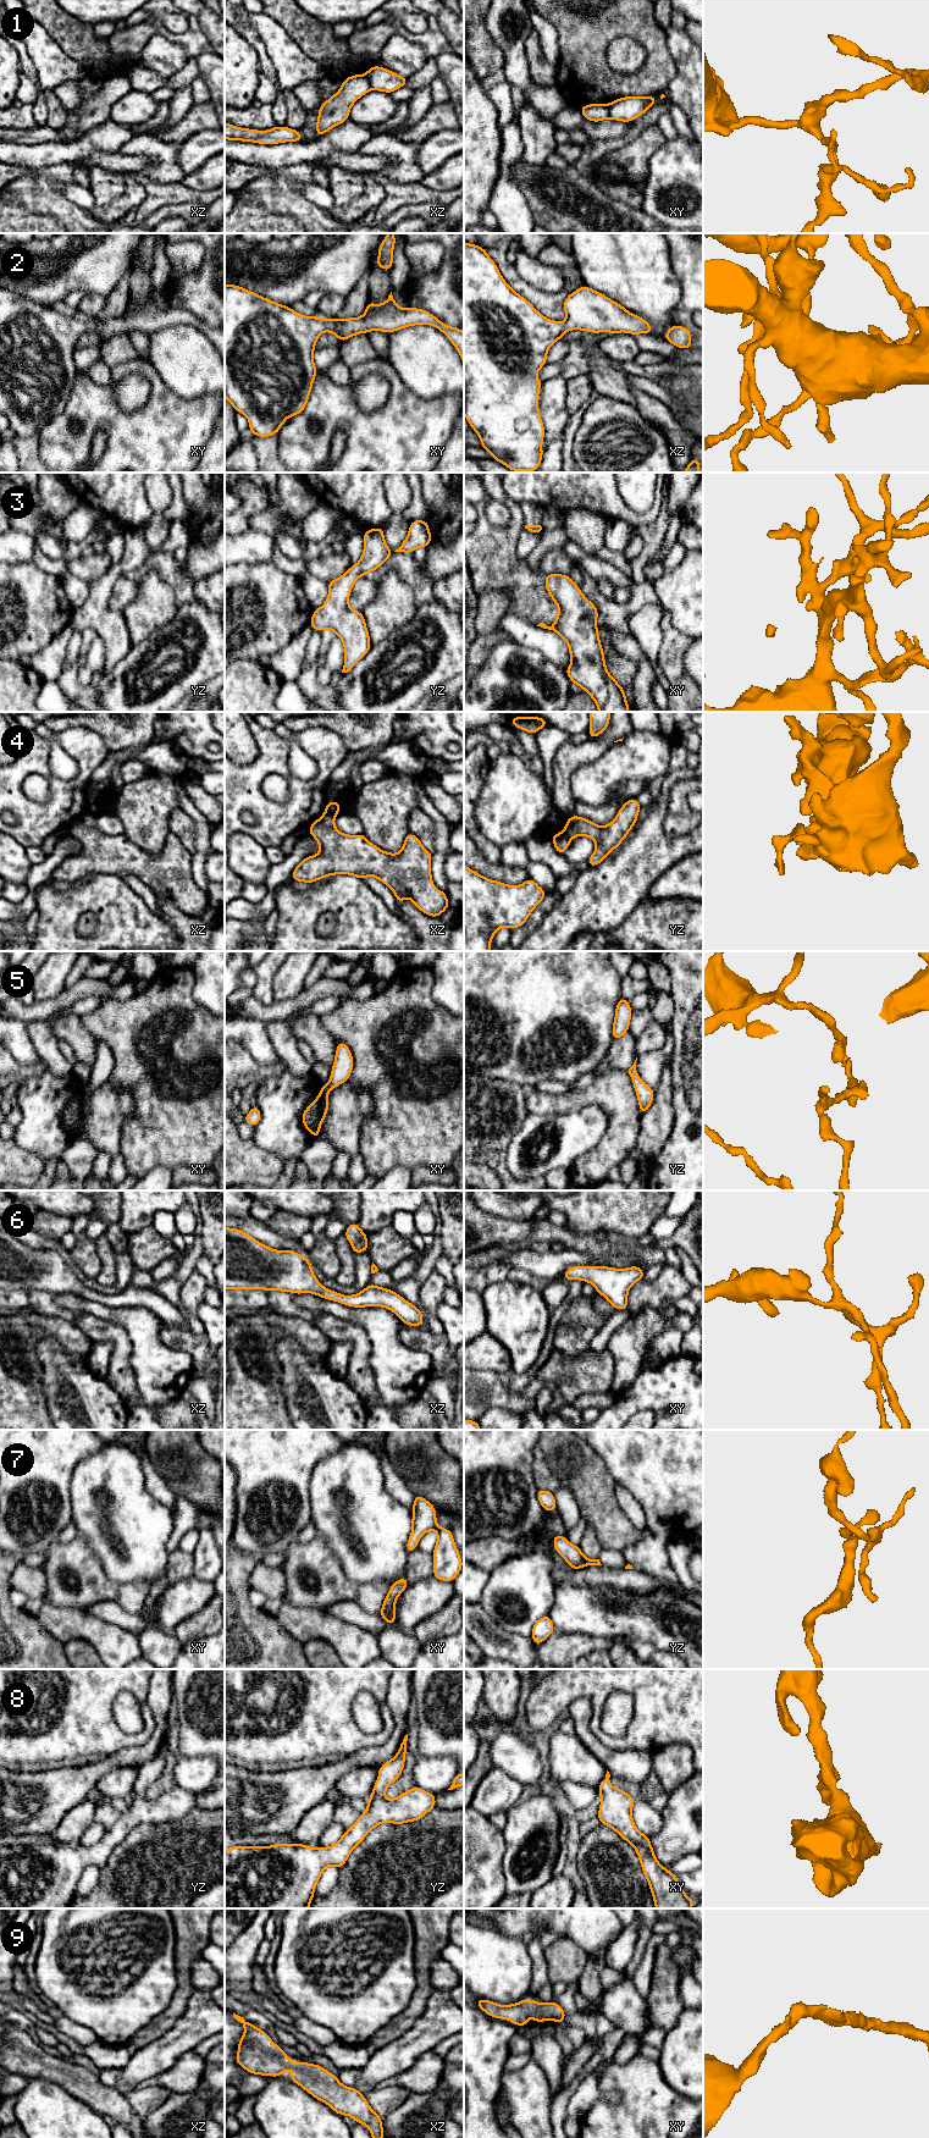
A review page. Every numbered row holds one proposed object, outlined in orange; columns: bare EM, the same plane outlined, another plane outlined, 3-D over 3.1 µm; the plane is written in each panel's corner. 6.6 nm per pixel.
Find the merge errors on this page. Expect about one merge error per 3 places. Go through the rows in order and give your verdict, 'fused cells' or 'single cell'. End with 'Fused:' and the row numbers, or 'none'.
1: fused cells
2: single cell
3: single cell
4: fused cells
5: single cell
6: single cell
7: single cell
8: single cell
9: single cell
Fused: 1, 4

